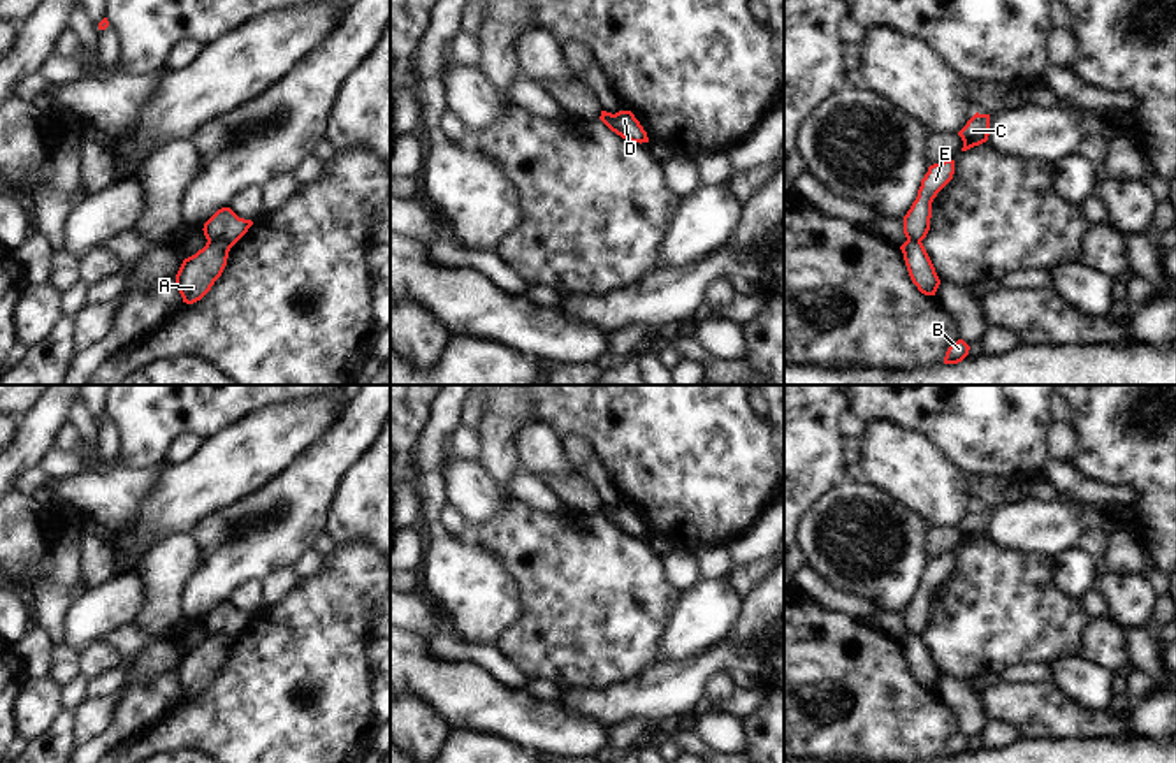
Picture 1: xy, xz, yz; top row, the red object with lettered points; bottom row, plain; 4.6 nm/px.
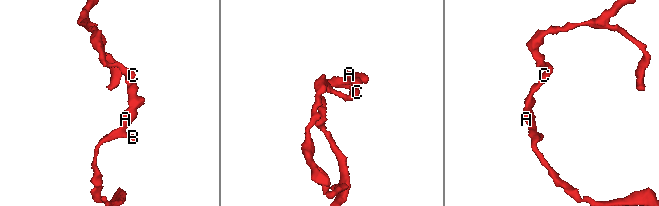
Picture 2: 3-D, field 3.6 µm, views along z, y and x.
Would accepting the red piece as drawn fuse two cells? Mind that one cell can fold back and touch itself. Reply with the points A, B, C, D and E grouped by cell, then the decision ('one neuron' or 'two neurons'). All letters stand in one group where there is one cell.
A B / C D E | two neurons

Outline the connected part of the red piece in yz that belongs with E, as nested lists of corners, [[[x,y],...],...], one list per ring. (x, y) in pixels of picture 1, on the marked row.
[[[944,160],[928,167],[921,179],[918,197],[904,216],[904,234],[911,241],[923,241],[930,230],[932,202],[937,193],[953,179],[955,160]]]

